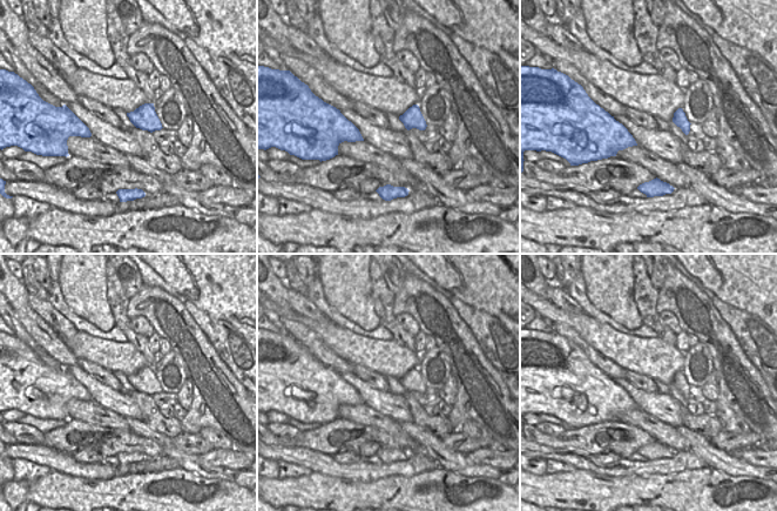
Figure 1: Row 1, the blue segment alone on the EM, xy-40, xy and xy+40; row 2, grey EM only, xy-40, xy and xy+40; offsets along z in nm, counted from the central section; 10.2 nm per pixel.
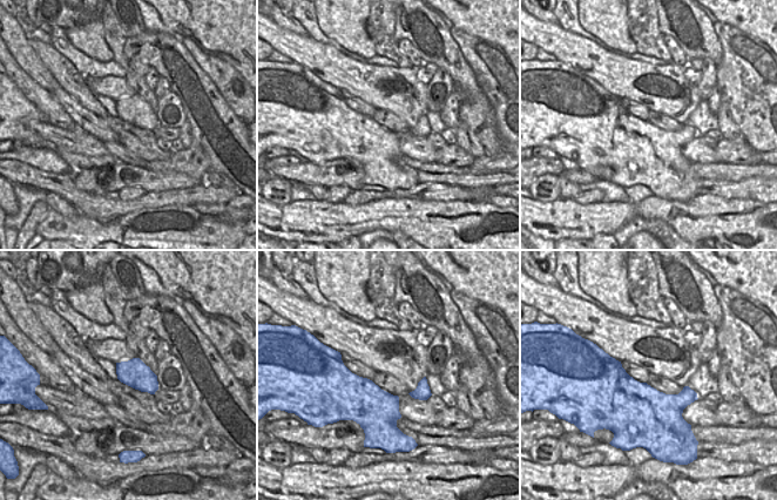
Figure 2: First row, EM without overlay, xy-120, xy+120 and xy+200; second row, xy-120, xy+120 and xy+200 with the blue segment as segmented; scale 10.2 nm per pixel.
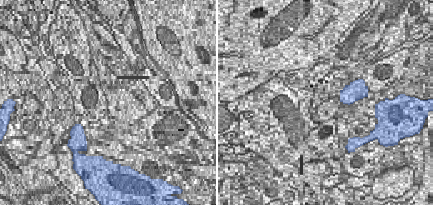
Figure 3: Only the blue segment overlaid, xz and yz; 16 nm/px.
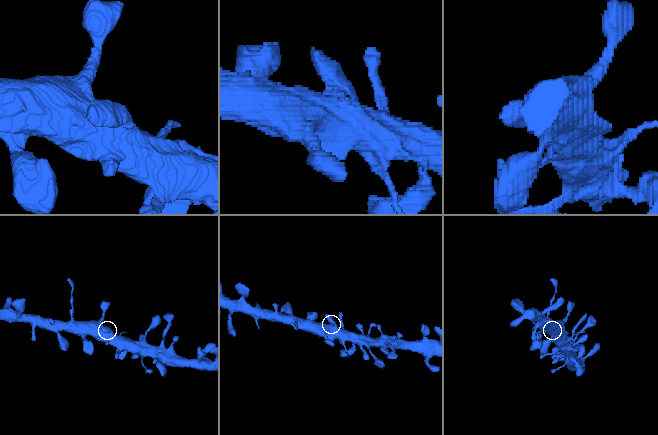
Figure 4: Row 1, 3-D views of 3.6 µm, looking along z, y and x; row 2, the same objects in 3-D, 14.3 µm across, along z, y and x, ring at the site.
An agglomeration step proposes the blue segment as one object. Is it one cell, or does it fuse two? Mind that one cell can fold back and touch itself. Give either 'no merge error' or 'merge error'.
no merge error

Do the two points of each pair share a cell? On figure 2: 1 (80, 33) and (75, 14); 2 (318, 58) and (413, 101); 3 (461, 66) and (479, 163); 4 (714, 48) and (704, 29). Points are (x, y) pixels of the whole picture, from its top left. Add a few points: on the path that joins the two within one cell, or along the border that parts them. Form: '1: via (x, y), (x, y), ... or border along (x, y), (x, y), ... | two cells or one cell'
1: border along (100, 18), (66, 29) | two cells
2: via (342, 72), (377, 85), (390, 95) | one cell
3: border along (507, 151), (492, 155), (486, 154) | two cells
4: via (709, 44), (704, 39), (704, 34) | one cell

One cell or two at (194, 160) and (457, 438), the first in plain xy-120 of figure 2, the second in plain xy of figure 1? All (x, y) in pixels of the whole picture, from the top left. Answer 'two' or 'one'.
two

